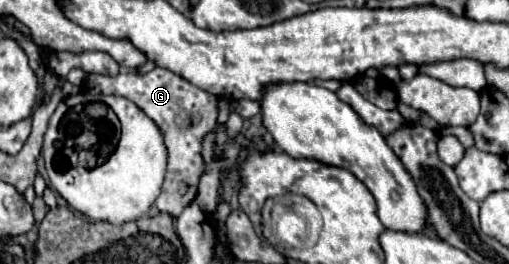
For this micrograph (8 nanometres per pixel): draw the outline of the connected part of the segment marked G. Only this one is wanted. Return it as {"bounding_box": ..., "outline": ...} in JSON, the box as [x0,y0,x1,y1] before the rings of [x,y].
{"bounding_box":[85,67,217,217],"outline":[[[155,67],[149,73],[121,71],[113,77],[91,73],[85,79],[85,89],[93,95],[127,97],[161,127],[165,135],[165,145],[169,149],[169,165],[155,207],[177,217],[197,195],[197,185],[201,177],[201,139],[205,131],[209,131],[209,127],[215,127],[217,123],[217,97],[161,67]]]}

